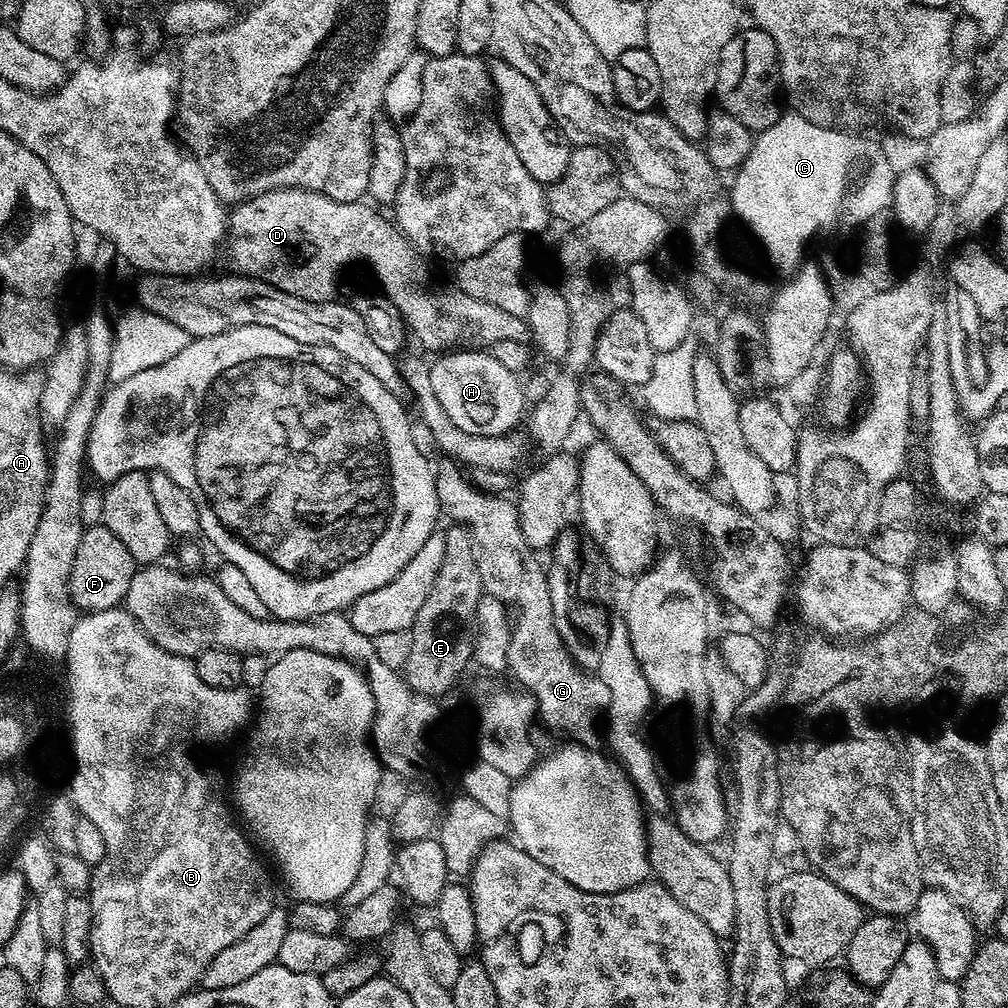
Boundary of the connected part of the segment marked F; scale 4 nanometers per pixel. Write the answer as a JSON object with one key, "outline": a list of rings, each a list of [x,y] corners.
{"outline":[[[96,523],[93,528],[85,528],[77,557],[70,571],[69,598],[81,613],[101,612],[121,607],[130,590],[130,582],[137,570],[137,562],[122,546],[122,541],[103,523]]]}

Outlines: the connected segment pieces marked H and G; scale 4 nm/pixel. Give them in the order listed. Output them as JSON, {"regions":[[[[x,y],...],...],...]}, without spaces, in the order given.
{"regions":[[[[454,350],[431,363],[432,385],[438,401],[454,424],[466,432],[502,436],[511,433],[526,412],[524,386],[517,373],[508,370],[490,352]]],[[[444,458],[441,459],[442,462],[439,465],[435,465],[434,471],[436,473],[436,489],[440,495],[440,506],[445,517],[449,516],[449,521],[463,524],[464,527],[470,528],[472,530],[472,541],[476,543],[476,561],[479,563],[478,572],[482,578],[482,586],[484,587],[485,593],[494,598],[498,598],[504,603],[510,605],[514,609],[514,623],[512,625],[512,638],[510,640],[510,650],[508,651],[508,666],[507,671],[509,673],[513,672],[516,675],[516,680],[521,689],[527,695],[531,696],[533,700],[536,701],[536,706],[538,709],[539,719],[544,719],[544,724],[552,732],[557,732],[560,736],[565,736],[563,739],[568,742],[575,742],[578,744],[583,744],[585,748],[591,748],[593,750],[599,749],[600,744],[600,719],[603,716],[607,717],[609,715],[610,709],[612,707],[612,696],[610,694],[610,686],[606,686],[606,682],[601,678],[599,674],[593,674],[592,676],[588,672],[583,672],[582,669],[576,665],[577,657],[573,655],[570,649],[564,645],[564,639],[558,634],[556,629],[556,623],[554,622],[554,610],[550,606],[550,590],[548,589],[548,574],[545,565],[540,564],[539,558],[541,558],[535,551],[532,550],[530,546],[527,545],[526,539],[523,537],[523,532],[519,526],[519,514],[517,512],[517,505],[513,503],[512,500],[508,501],[504,496],[491,496],[488,492],[483,492],[480,488],[475,488],[470,481],[464,477],[465,469],[461,467],[460,464],[453,462],[451,459]]]]}

